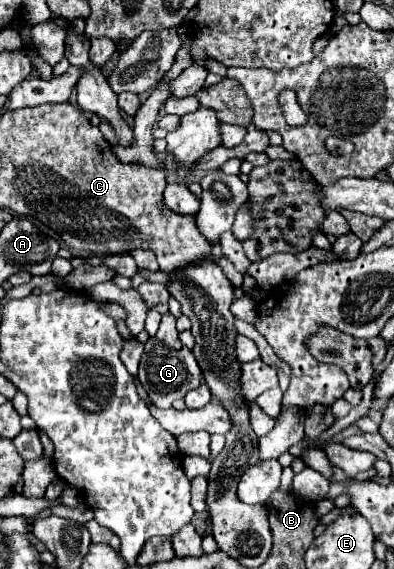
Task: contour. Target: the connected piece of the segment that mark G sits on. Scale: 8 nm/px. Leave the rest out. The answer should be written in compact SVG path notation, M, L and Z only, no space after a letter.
M171 314L163 316L159 332L145 342L145 352L143 352L143 358L139 364L137 378L157 408L171 408L173 400L183 398L189 390L197 388L203 382L201 368L197 366L193 352L181 344L177 328L175 328L175 318Z

